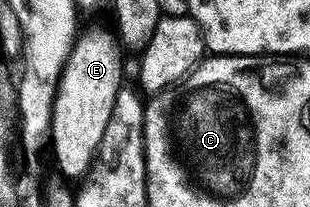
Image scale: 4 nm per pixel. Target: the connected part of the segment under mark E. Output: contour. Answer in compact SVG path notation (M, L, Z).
M86 31L83 35L81 32L81 34L75 38L74 47L71 48L70 55L67 56L66 63L62 66L62 74L58 76L58 91L54 95L54 113L50 117L49 134L52 136L52 145L54 141L54 159L58 162L58 165L56 165L57 170L66 177L71 177L71 175L78 175L77 177L82 177L90 170L90 162L94 159L96 149L100 145L100 137L104 137L104 129L112 117L112 105L116 101L116 93L118 92L118 88L123 86L124 83L124 79L122 79L123 52L120 50L119 40L115 38L111 32L110 35L106 31Z

